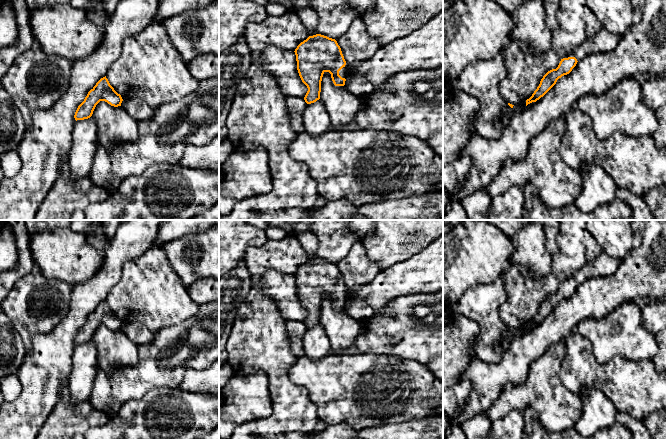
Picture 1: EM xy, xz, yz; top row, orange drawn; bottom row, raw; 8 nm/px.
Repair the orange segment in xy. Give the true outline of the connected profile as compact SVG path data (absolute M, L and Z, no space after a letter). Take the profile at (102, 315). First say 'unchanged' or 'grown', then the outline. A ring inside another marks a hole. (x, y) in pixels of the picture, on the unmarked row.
unchanged; M106 300L96 307L96 309L88 316L84 325L78 330L74 339L75 344L90 342L96 329L100 325L105 325L114 331L121 330L123 325L121 319L110 309Z

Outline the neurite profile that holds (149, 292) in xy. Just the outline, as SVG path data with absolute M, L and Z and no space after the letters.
M153 245L140 257L126 262L121 279L109 291L106 302L123 324L139 323L152 333L200 314L200 306L190 298L187 288L170 267L163 245Z

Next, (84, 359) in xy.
M92 341L75 345L68 381L69 397L73 402L89 399L97 373L97 363L97 349Z

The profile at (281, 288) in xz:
M267 270L255 279L263 285L263 293L276 302L285 320L305 321L308 312L299 300L296 279L293 274Z

